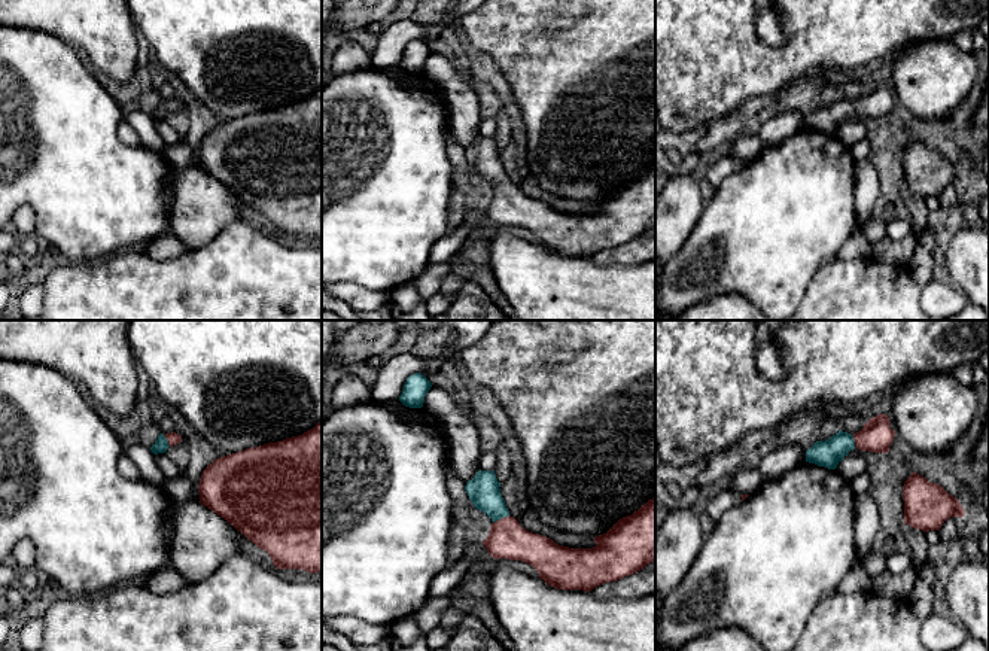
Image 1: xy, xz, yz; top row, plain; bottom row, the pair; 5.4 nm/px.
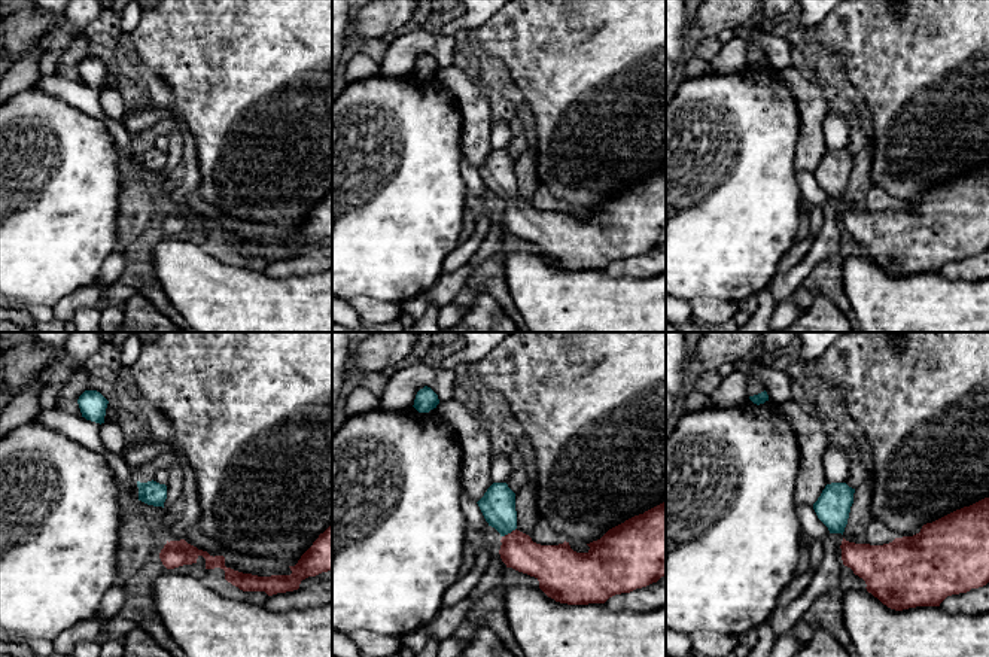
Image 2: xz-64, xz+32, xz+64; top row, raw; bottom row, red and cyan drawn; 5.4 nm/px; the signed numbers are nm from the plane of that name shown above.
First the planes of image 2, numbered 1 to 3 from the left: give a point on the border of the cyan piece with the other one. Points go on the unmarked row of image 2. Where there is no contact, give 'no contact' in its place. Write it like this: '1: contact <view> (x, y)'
1: no contact
2: contact xz+32 (508, 200)
3: no contact

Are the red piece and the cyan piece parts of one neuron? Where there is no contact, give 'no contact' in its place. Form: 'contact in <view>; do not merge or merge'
contact in xz; merge

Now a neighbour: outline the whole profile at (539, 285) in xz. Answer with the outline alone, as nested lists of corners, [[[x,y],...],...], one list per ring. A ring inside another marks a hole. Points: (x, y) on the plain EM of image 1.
[[[509,234],[489,237],[496,283],[521,320],[655,320],[655,259],[640,265],[596,265],[591,258],[562,256]]]

